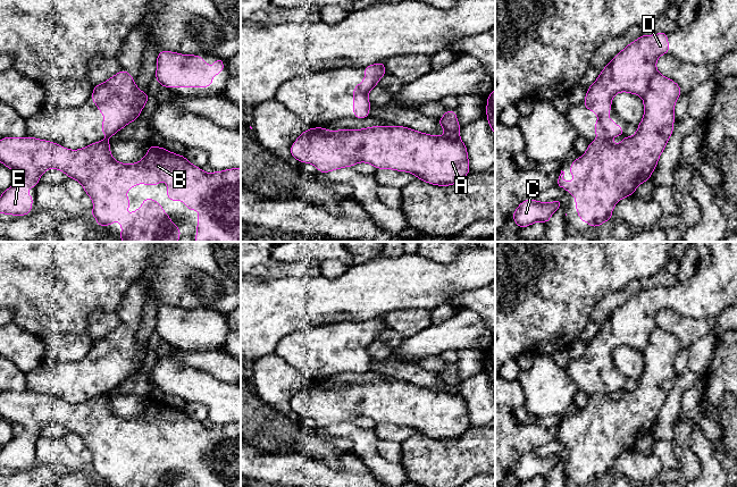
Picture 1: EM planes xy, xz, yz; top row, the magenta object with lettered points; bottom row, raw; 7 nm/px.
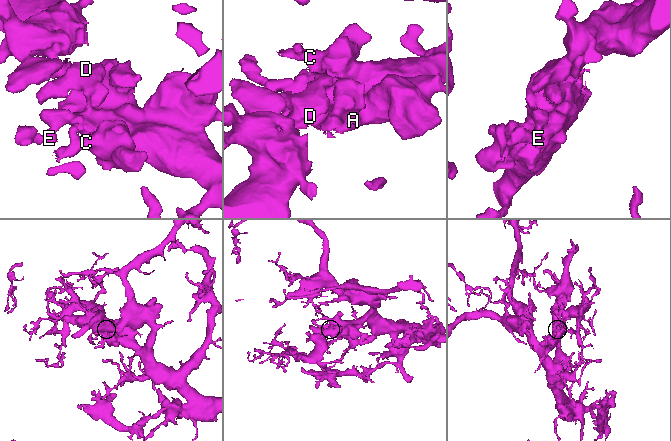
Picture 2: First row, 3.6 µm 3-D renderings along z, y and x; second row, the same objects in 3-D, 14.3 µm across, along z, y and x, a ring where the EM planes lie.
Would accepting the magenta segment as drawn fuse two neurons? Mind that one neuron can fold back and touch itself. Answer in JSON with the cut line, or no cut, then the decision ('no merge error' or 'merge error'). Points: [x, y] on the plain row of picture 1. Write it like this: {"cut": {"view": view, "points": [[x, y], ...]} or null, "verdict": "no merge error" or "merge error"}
{"cut": null, "verdict": "no merge error"}

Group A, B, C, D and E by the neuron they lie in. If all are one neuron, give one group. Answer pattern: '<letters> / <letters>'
A B C D E

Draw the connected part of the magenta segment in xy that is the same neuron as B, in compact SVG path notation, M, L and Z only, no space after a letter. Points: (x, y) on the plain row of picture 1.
M125 324L107 334L93 339L92 356L97 359L101 369L108 372L99 379L100 386L108 393L94 396L79 404L69 404L51 395L32 391L0 393L0 417L14 425L18 431L16 436L0 450L0 468L26 470L32 467L33 450L25 448L25 443L34 443L41 429L55 422L64 426L68 433L78 435L93 457L92 472L97 472L98 481L110 480L114 476L122 477L122 487L181 487L179 480L171 478L171 472L162 464L162 460L154 453L144 452L139 464L134 464L126 473L126 463L131 460L125 446L137 438L157 440L164 433L167 437L168 455L185 455L187 464L202 465L198 469L196 487L241 487L241 422L231 422L207 428L192 419L184 410L173 408L166 402L149 398L145 411L136 418L120 418L110 408L109 393L131 376L139 373L149 350L136 342L133 330Z

